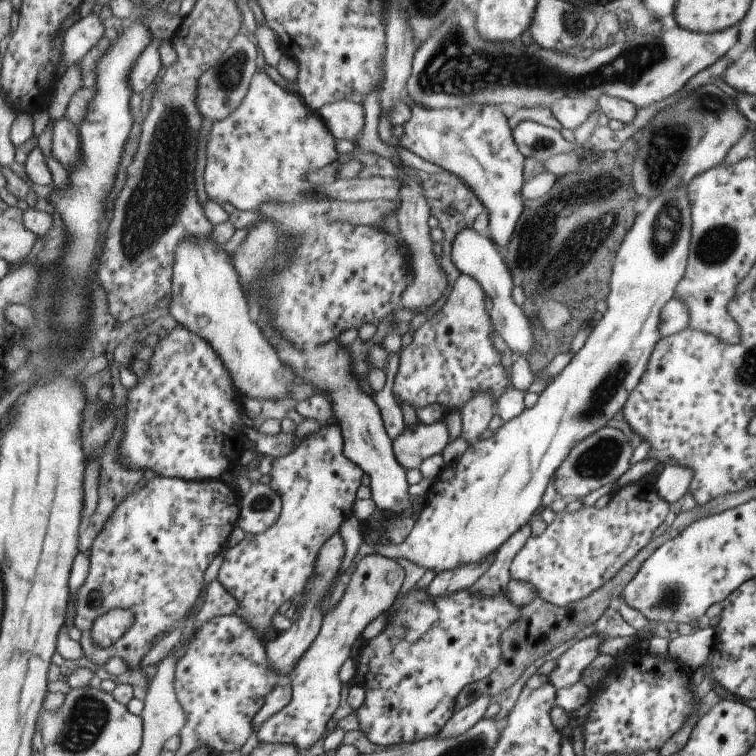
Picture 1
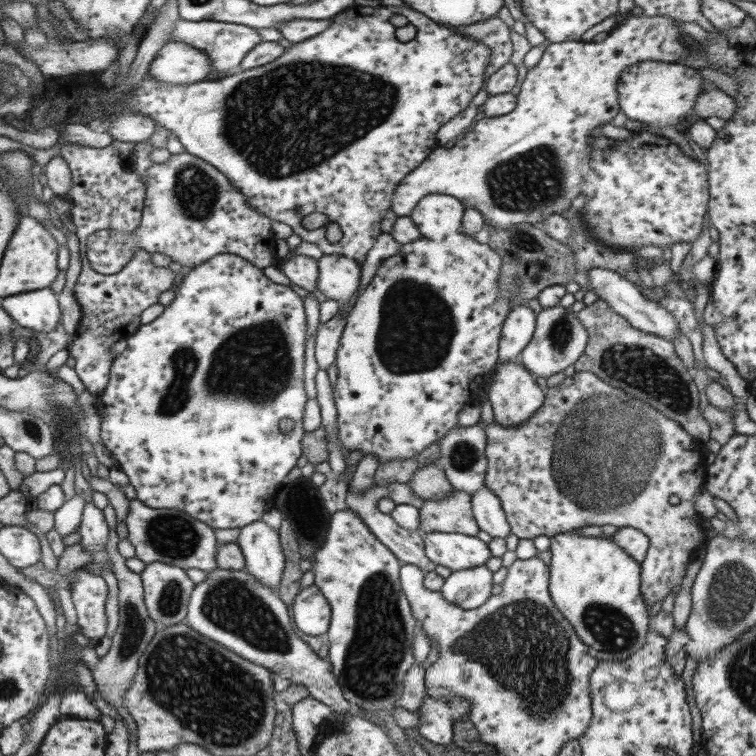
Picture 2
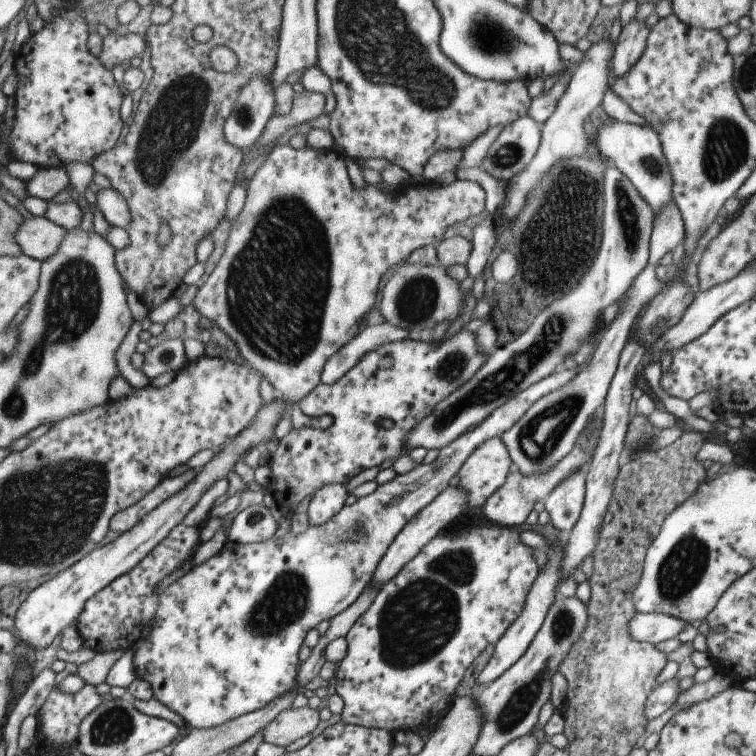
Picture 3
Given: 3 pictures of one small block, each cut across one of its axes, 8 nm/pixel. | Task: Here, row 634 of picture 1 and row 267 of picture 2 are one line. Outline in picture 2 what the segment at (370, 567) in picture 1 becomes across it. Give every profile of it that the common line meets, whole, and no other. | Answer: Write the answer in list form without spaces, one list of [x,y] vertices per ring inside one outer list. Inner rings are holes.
[[[322,254],[316,260],[315,288],[327,299],[338,302],[339,307],[357,290],[360,264],[352,258],[338,254]]]

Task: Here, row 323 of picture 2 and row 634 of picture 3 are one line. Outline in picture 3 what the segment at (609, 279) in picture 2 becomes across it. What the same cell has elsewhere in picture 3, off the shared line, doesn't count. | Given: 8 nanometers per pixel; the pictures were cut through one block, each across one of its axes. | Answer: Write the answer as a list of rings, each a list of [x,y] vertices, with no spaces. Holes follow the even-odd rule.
[[[636,613],[627,624],[629,637],[651,645],[673,639],[684,623],[679,618],[660,613]]]

